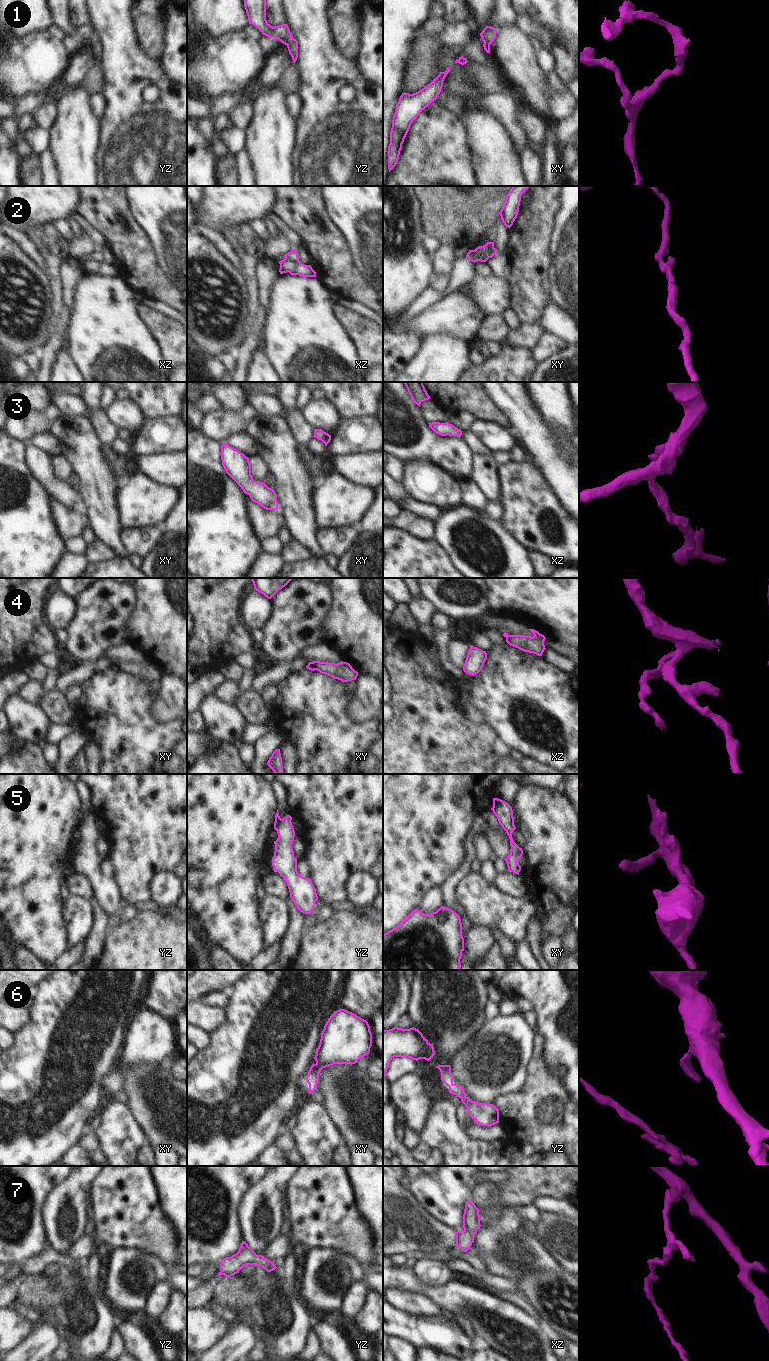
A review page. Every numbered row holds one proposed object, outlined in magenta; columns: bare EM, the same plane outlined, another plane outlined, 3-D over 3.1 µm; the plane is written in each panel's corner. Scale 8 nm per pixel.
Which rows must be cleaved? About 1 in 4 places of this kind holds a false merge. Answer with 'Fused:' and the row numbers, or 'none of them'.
Fused: 2, 4

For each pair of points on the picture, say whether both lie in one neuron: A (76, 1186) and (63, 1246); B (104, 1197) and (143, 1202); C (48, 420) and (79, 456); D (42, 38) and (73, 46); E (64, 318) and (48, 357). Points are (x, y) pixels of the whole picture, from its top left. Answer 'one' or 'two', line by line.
A: one
B: one
C: two
D: two
E: one

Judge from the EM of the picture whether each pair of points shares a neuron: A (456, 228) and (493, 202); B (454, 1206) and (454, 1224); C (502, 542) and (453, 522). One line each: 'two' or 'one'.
A: one
B: one
C: one

